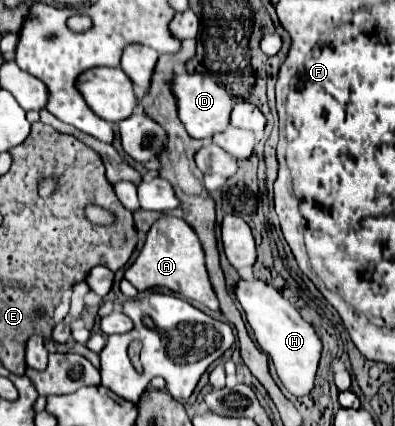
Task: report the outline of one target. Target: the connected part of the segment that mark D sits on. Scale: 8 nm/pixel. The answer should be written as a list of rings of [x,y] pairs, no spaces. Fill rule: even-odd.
[[[177,74],[173,92],[179,104],[179,118],[185,124],[189,136],[197,140],[211,140],[215,134],[225,132],[229,126],[229,116],[233,110],[233,98],[227,94],[225,86],[203,74]]]

